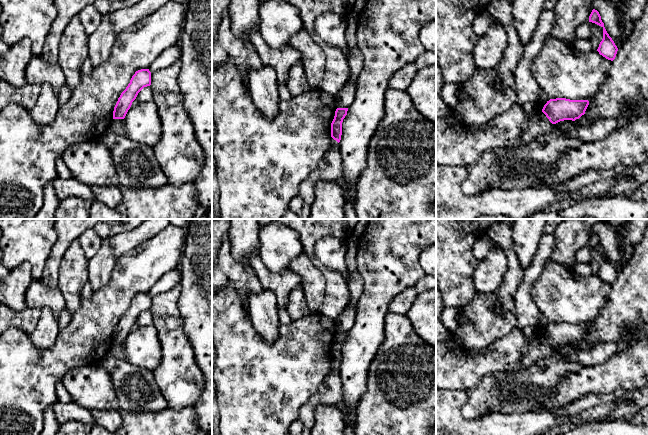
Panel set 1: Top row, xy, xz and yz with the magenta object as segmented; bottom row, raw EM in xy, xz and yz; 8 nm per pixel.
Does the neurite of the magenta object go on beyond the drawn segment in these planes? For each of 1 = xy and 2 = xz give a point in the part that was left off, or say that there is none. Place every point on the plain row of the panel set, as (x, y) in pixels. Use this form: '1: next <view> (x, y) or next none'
1: next none
2: next none

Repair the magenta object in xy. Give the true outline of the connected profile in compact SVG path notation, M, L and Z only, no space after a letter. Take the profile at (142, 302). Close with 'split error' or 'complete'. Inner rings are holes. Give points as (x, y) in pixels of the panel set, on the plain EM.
M141 293L135 296L126 313L121 317L114 331L113 343L124 343L138 317L151 309L151 296Z | complete

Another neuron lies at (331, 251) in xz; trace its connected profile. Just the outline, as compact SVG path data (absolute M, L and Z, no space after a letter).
M323 237L315 246L317 259L326 267L340 272L347 282L348 270L345 262L346 251L345 241L335 237Z

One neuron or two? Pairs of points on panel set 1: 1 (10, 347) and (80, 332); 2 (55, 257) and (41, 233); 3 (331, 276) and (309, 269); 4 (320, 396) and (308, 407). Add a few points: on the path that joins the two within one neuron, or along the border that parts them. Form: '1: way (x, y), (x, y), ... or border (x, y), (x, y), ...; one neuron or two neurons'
1: way (27, 361), (51, 361), (63, 349); one neuron
2: border (55, 229), (56, 241), (42, 271); two neurons
3: border (306, 255), (324, 278), (324, 296); two neurons
4: way (317, 398), (311, 404); one neuron

